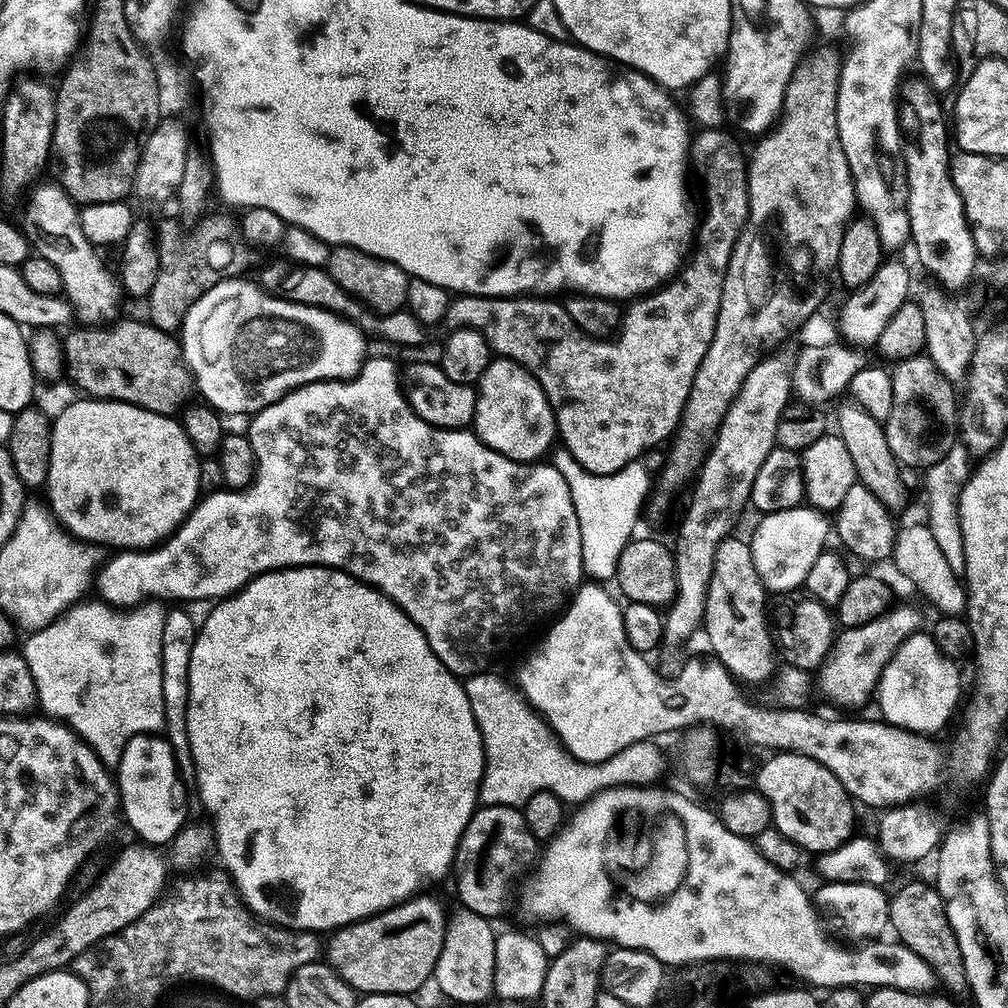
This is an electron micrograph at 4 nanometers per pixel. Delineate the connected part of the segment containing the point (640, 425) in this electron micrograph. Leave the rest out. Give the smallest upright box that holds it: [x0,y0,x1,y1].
[446,127,748,476]

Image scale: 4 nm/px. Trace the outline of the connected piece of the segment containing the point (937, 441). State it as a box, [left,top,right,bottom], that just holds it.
[883,354,958,470]

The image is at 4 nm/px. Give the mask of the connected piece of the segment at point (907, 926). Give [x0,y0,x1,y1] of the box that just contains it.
[888,880,968,993]

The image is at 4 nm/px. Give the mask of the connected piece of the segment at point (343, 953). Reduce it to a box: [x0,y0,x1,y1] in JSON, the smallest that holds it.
[326,894,446,994]

